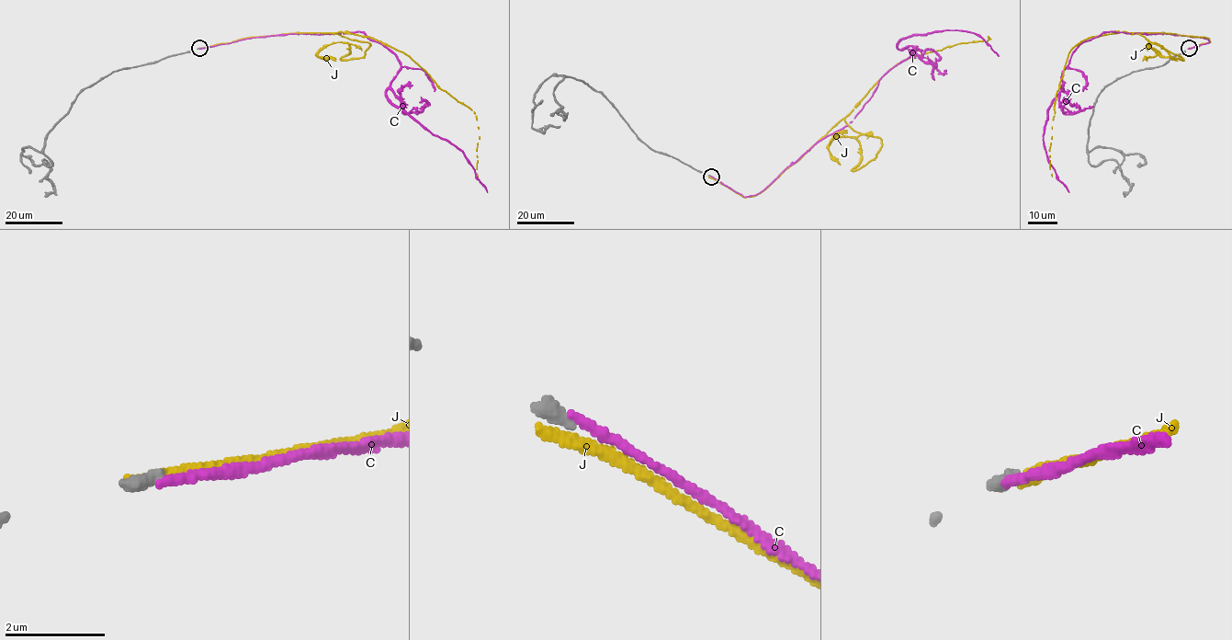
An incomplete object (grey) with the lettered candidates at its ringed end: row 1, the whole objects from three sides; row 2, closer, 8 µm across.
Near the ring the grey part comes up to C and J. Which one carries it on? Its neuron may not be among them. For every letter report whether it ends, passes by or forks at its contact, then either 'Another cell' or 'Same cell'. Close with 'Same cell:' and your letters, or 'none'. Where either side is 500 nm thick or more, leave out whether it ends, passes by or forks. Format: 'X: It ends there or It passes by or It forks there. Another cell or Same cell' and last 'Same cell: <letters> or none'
C: It ends there. Another cell
J: It ends there. Another cell
Same cell: none

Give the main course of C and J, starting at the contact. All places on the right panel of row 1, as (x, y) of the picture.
C: (1189, 48), (1209, 41), (1108, 31), (1082, 42), (1061, 74), (1043, 140), (1068, 192)
J: (1189, 48), (1208, 39), (1122, 31), (1091, 36), (1078, 43), (1068, 55), (1056, 94), (1049, 148), (1052, 177)

